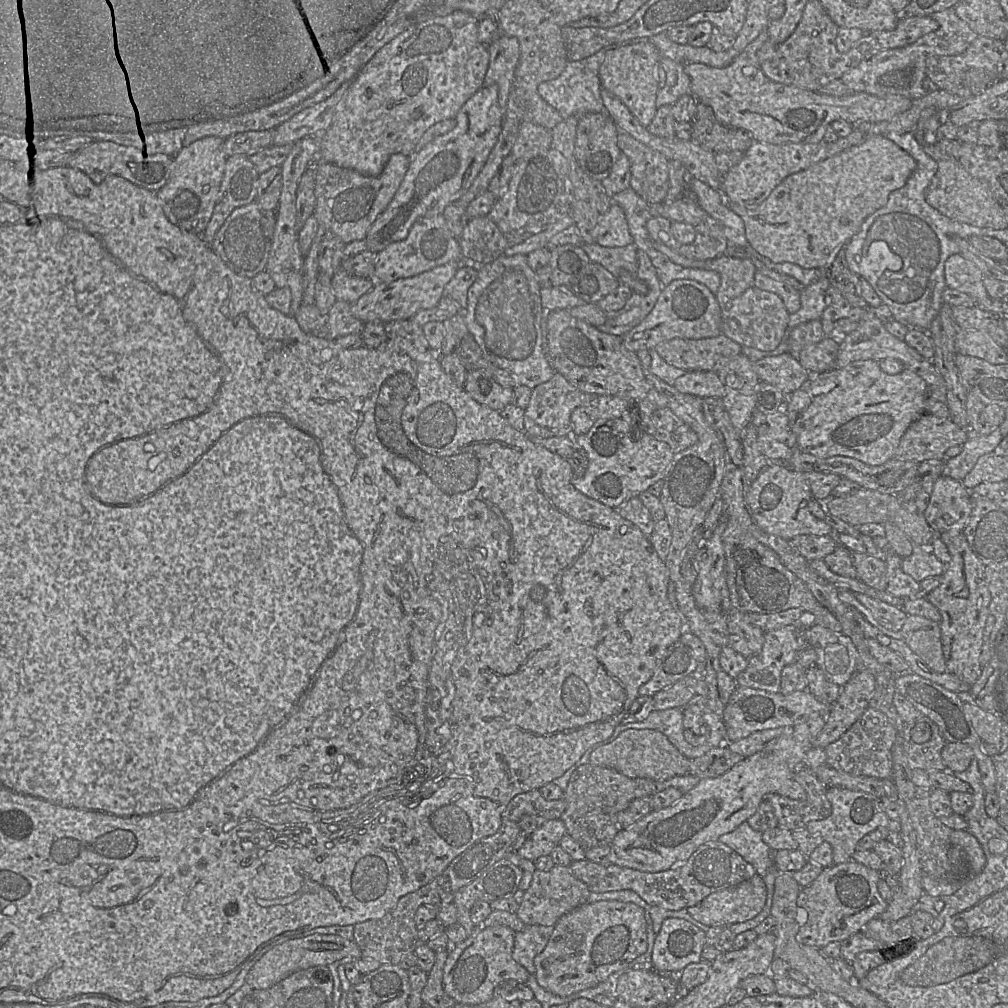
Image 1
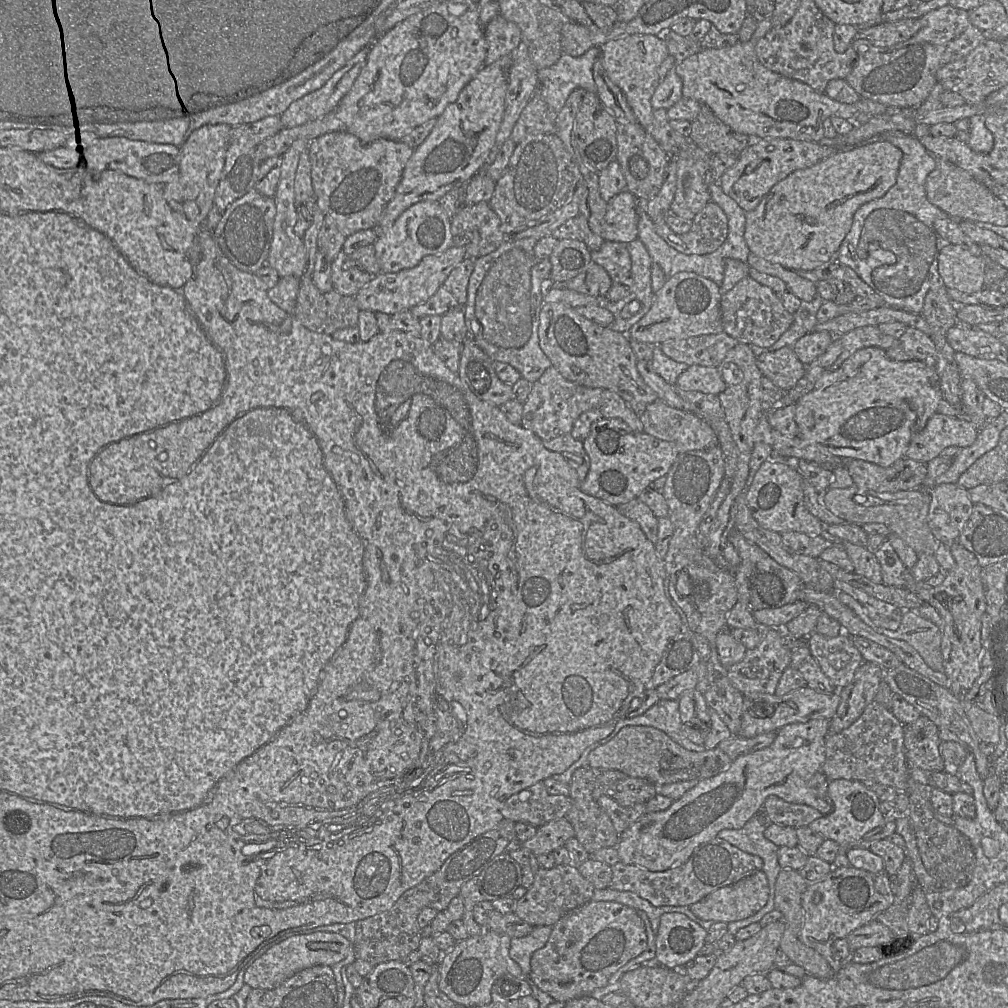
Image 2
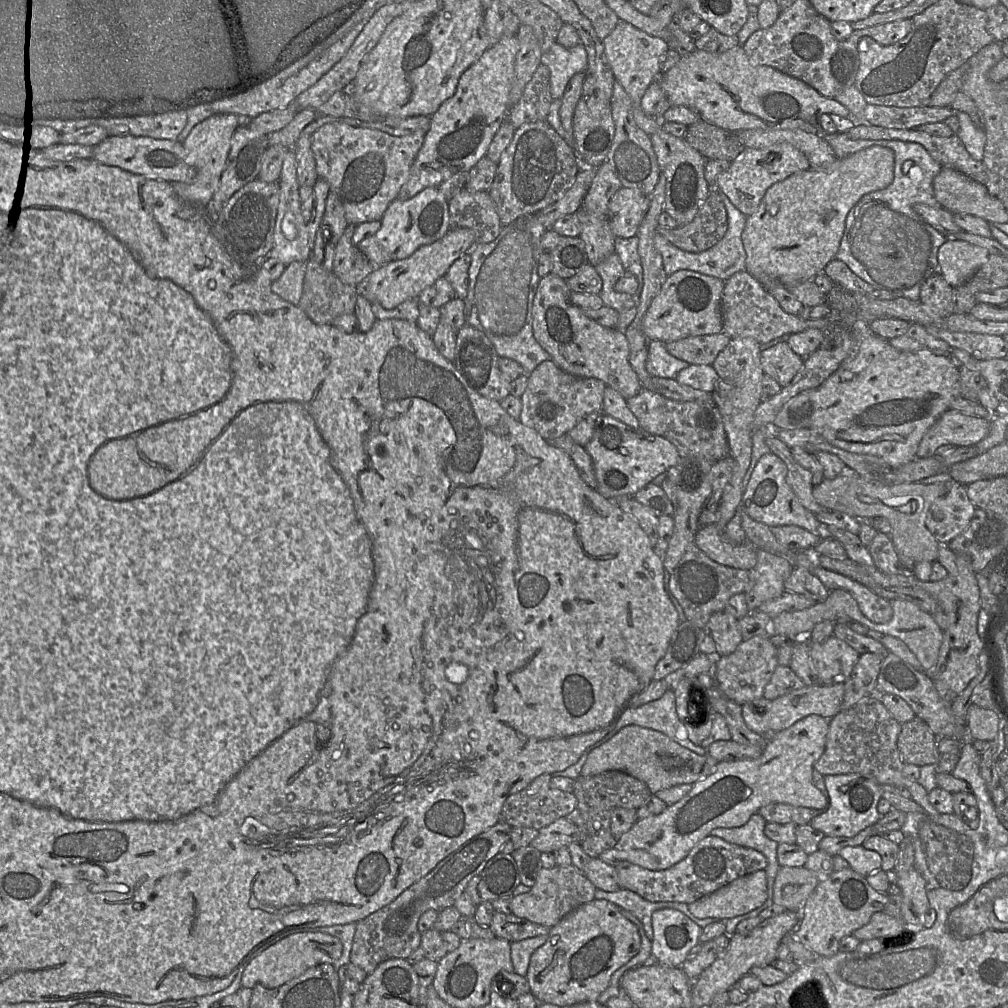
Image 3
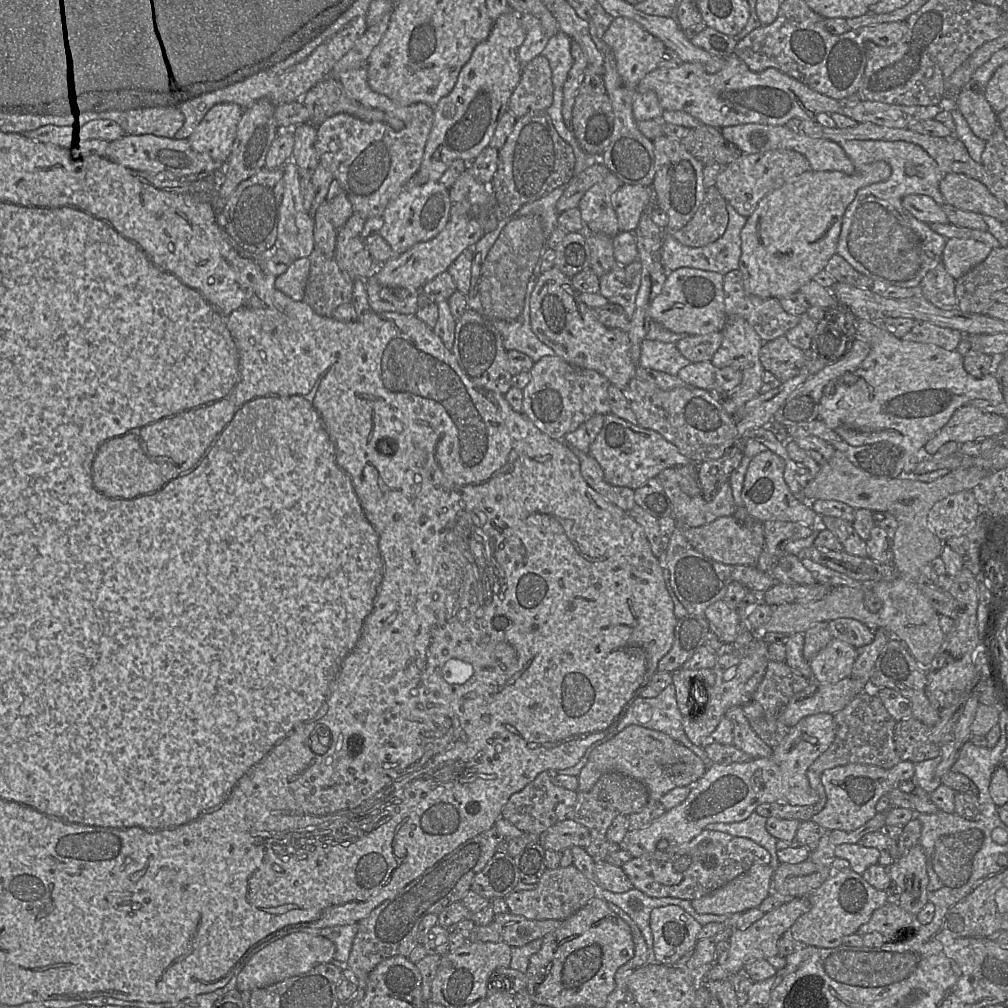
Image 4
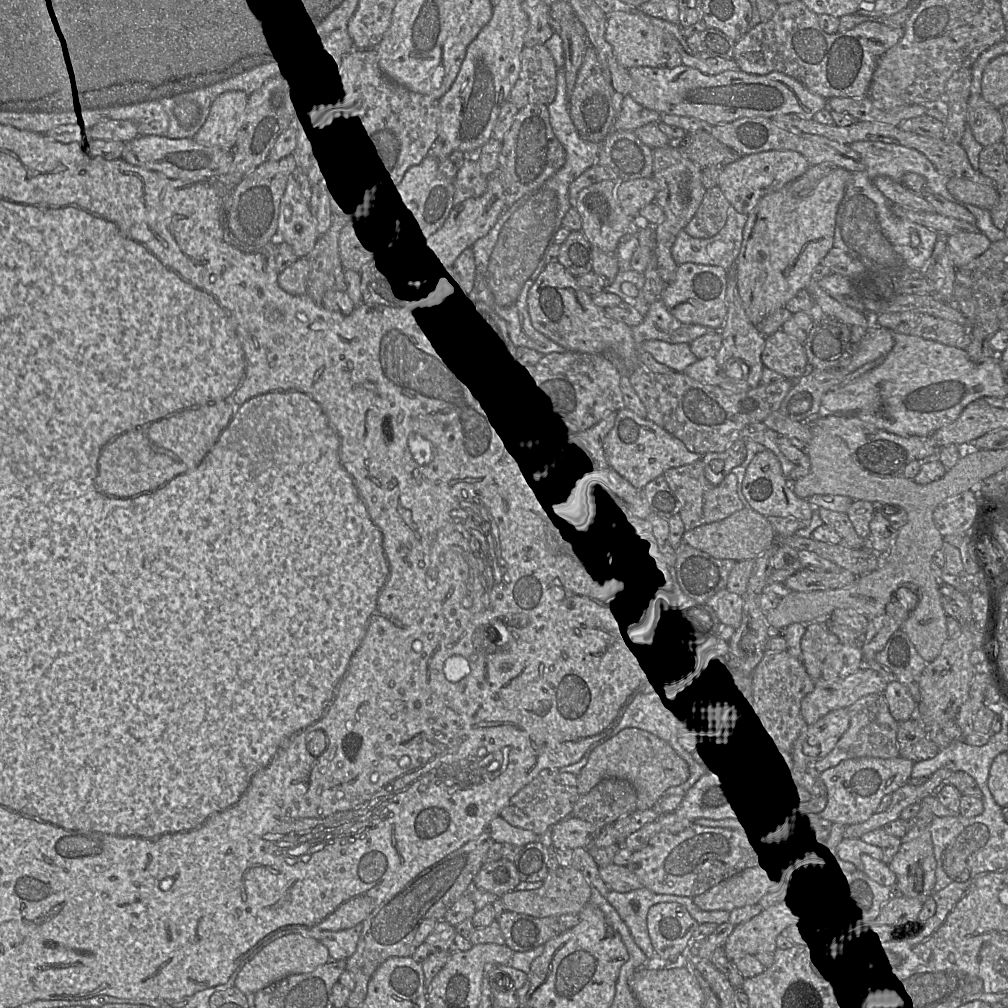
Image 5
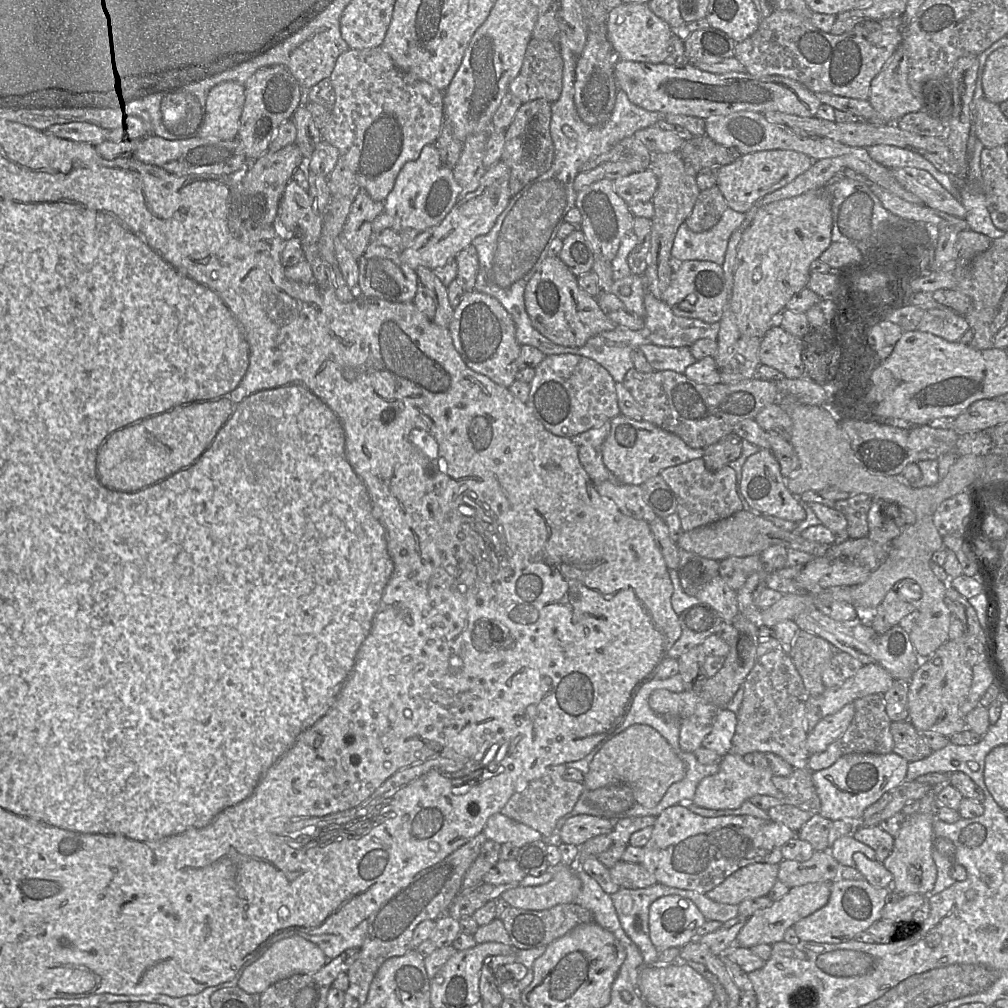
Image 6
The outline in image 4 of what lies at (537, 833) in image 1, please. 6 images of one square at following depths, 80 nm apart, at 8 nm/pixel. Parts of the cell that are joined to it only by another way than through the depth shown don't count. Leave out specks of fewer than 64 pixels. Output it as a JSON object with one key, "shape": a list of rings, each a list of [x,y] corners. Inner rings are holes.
{"shape":[[[565,819],[541,833],[539,843],[545,850],[555,852],[574,846],[585,849],[591,843],[591,835],[584,825],[572,819]]]}

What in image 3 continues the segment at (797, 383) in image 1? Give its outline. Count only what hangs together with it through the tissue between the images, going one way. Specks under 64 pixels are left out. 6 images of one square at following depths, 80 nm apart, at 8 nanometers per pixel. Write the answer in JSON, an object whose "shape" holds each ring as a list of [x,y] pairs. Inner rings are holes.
{"shape":[[[781,341],[760,352],[760,363],[764,373],[784,387],[801,370],[804,359],[792,350],[787,341]]]}

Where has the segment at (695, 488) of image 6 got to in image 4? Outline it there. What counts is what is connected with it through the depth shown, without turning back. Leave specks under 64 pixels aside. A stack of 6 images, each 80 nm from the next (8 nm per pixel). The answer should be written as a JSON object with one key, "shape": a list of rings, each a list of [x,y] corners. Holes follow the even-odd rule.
{"shape":[[[676,467],[663,470],[657,478],[673,505],[673,516],[678,526],[700,527],[719,518],[733,516],[736,512],[737,507],[729,481],[722,485],[714,499],[707,501],[702,495],[691,497],[682,491]]]}

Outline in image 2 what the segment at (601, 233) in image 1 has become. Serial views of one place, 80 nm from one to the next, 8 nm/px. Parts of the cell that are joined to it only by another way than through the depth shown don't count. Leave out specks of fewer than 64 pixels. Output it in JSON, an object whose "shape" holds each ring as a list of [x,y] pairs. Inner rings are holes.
{"shape":[[[626,189],[608,201],[602,230],[605,241],[628,243],[638,238],[638,201]]]}

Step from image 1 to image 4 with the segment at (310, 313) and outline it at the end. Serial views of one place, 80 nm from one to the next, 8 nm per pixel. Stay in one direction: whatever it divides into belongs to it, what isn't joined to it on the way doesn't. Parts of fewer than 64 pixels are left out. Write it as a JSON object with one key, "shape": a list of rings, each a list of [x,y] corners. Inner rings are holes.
{"shape":[[[314,248],[308,257],[310,272],[306,284],[304,302],[319,316],[333,317],[333,312],[342,304],[350,303],[354,280],[339,267],[334,257],[327,257]]]}

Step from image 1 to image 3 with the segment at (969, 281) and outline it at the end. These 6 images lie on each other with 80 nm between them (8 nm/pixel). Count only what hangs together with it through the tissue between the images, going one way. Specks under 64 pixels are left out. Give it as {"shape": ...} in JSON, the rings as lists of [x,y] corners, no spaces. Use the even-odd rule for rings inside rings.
{"shape":[[[948,239],[938,251],[938,273],[953,288],[966,283],[988,261],[990,253],[984,247],[961,239]]]}

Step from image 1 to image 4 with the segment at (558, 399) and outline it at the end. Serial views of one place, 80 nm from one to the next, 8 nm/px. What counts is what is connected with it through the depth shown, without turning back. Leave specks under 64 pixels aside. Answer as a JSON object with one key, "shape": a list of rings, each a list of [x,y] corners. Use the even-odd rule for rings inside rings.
{"shape":[[[557,355],[542,357],[529,371],[530,381],[523,391],[522,413],[545,435],[553,440],[563,441],[566,434],[575,431],[593,415],[611,414],[608,388],[610,382],[594,370],[570,365]]]}

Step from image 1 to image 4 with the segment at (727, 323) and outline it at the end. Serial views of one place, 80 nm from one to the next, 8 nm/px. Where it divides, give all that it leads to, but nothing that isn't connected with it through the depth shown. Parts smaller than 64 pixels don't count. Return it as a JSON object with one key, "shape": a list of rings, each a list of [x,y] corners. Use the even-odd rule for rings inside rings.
{"shape":[[[735,269],[724,276],[724,306],[728,317],[745,319],[756,331],[763,342],[784,336],[785,333],[797,326],[800,316],[787,313],[776,298],[761,298],[745,292],[740,270]]]}

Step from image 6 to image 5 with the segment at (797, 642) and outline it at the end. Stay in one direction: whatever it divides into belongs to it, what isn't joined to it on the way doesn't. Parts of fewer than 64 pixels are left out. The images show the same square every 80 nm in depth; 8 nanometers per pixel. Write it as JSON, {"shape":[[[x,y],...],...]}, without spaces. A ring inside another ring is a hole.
{"shape":[[[811,623],[801,640],[801,662],[807,674],[815,682],[820,678],[822,663],[840,643],[825,623]]]}

